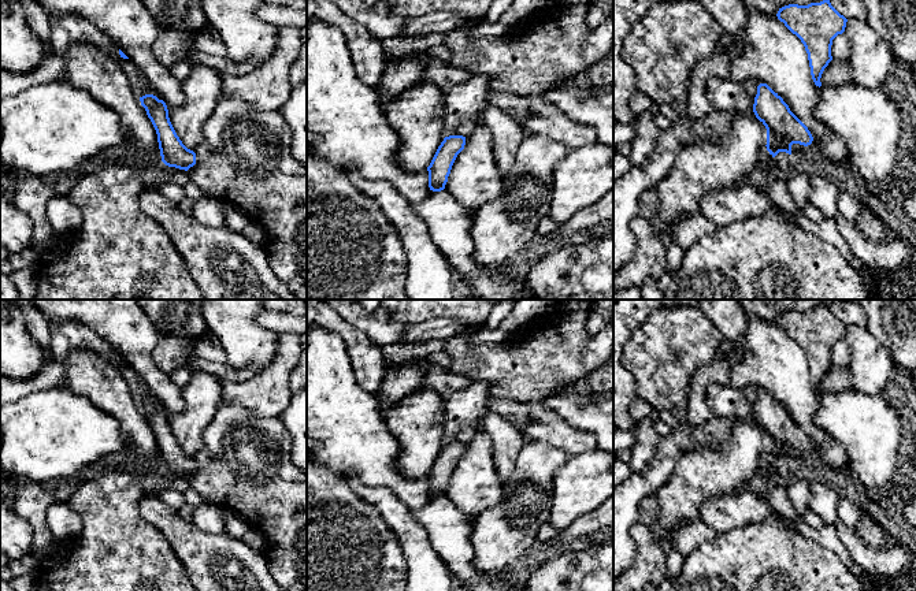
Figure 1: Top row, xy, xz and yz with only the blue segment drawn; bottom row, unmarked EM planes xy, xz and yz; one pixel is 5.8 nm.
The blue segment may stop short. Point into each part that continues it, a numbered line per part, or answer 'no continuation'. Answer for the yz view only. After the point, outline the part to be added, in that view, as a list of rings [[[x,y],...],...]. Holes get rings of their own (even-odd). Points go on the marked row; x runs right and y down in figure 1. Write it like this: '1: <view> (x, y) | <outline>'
no continuation

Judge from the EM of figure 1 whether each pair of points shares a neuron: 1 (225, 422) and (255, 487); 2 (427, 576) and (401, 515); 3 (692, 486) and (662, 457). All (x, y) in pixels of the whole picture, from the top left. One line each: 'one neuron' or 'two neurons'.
1: one neuron
2: one neuron
3: two neurons

